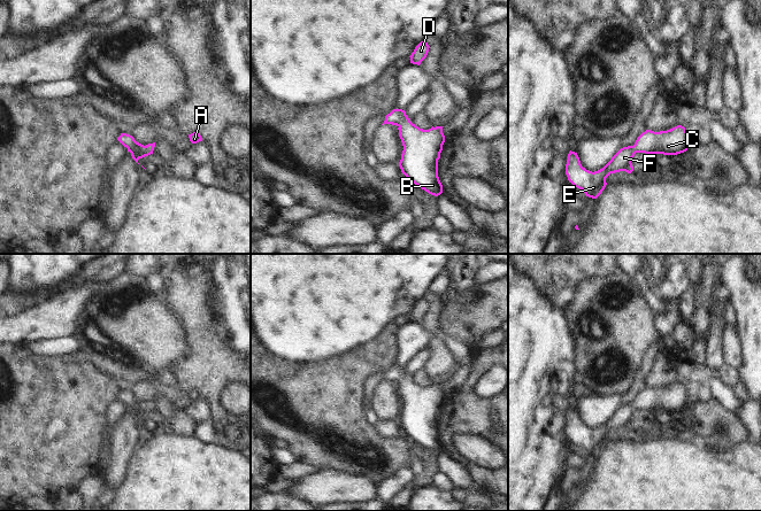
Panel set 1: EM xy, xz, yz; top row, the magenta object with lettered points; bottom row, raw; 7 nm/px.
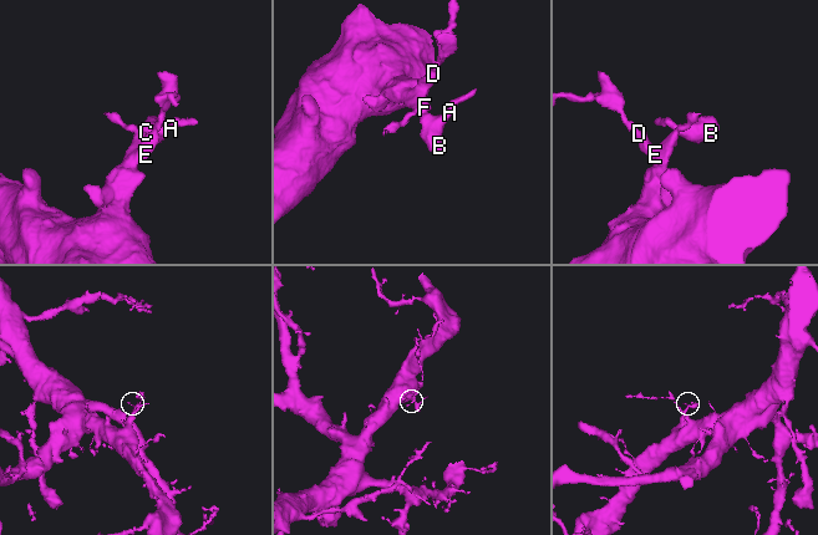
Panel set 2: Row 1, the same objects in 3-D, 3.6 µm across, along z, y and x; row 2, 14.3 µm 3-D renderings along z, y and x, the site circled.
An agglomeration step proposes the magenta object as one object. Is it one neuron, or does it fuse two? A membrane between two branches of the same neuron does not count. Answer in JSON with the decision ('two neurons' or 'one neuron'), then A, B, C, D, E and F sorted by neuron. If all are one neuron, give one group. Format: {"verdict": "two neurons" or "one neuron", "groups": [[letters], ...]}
{"verdict": "one neuron", "groups": [["A", "B", "C", "D", "E", "F"]]}

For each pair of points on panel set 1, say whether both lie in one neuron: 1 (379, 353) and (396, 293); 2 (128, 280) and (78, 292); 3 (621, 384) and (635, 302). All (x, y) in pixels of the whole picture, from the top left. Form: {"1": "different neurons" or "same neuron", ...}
{"1": "different neurons", "2": "different neurons", "3": "same neuron"}

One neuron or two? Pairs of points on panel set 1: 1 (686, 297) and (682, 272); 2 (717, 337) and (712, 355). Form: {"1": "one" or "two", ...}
{"1": "two", "2": "one"}

